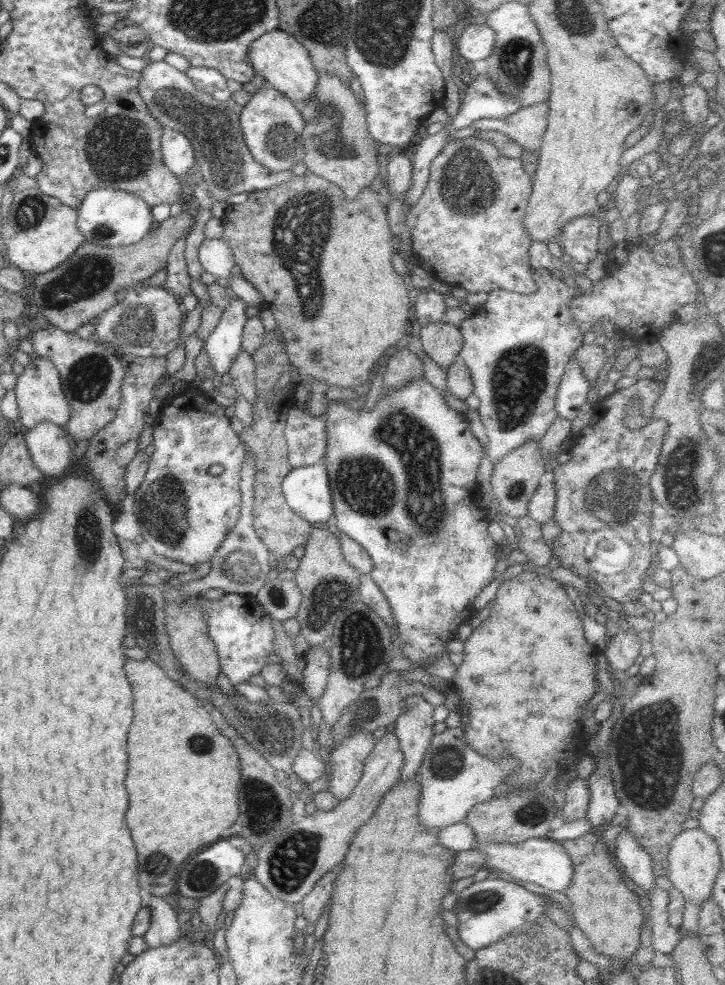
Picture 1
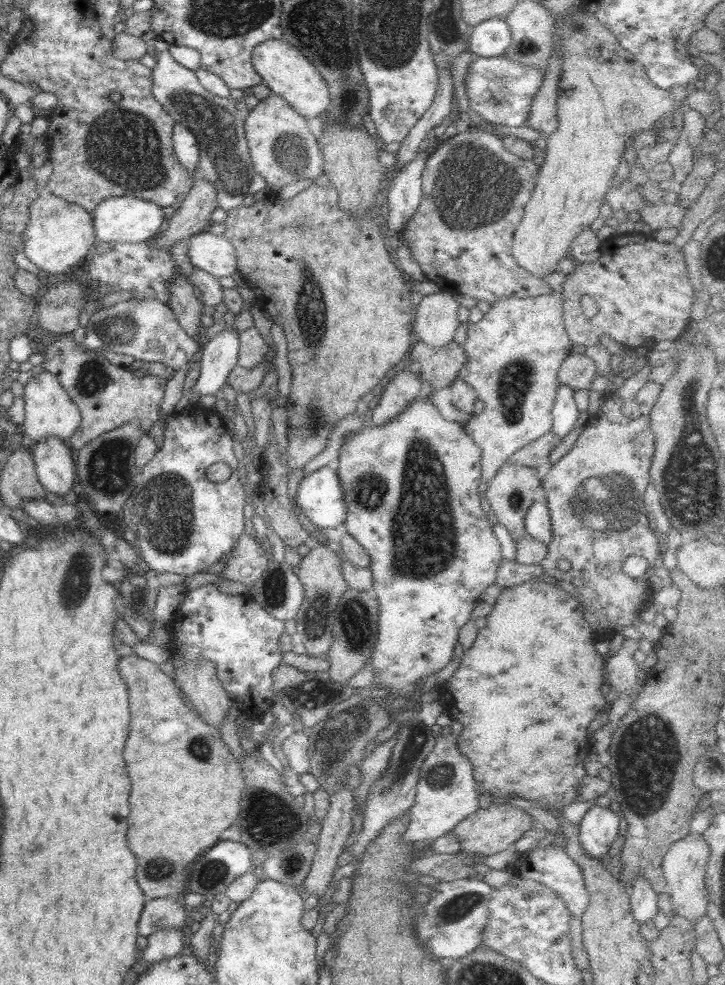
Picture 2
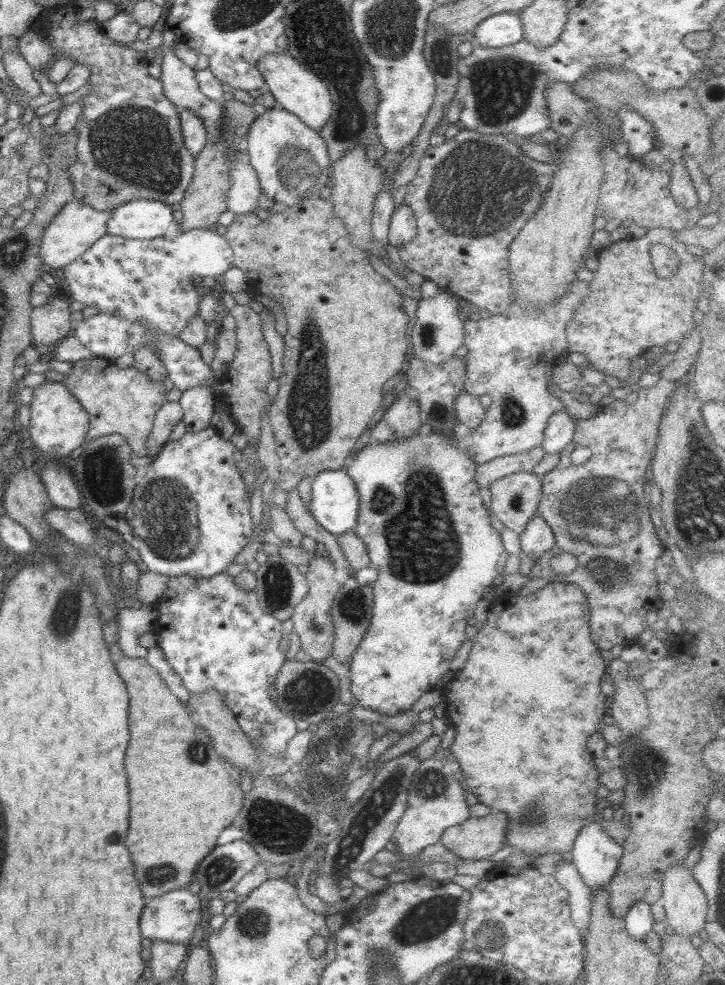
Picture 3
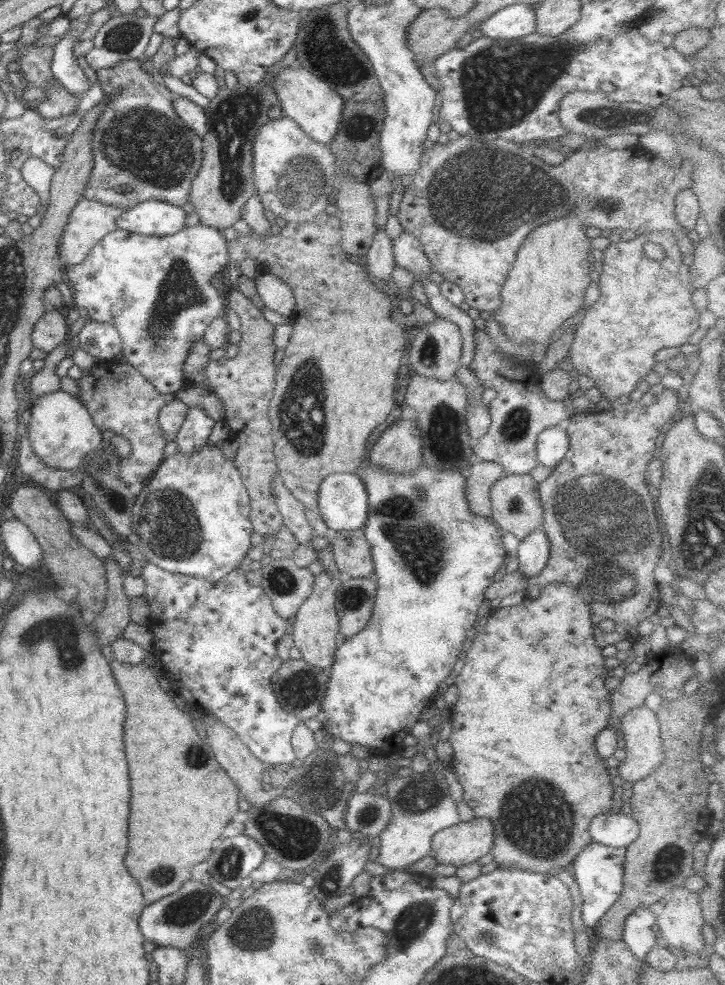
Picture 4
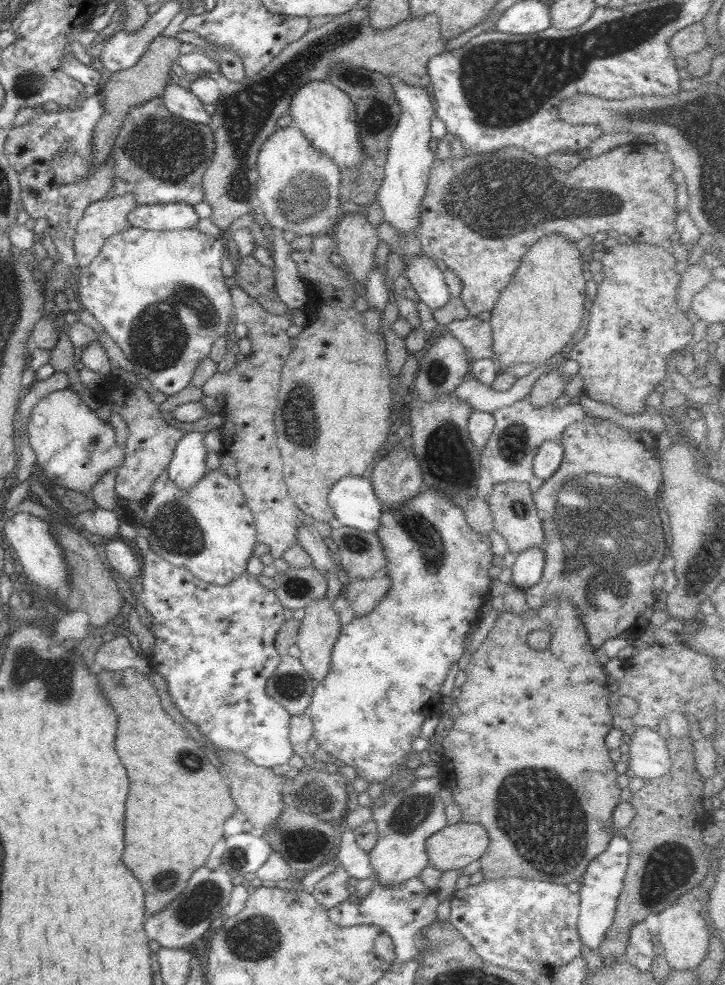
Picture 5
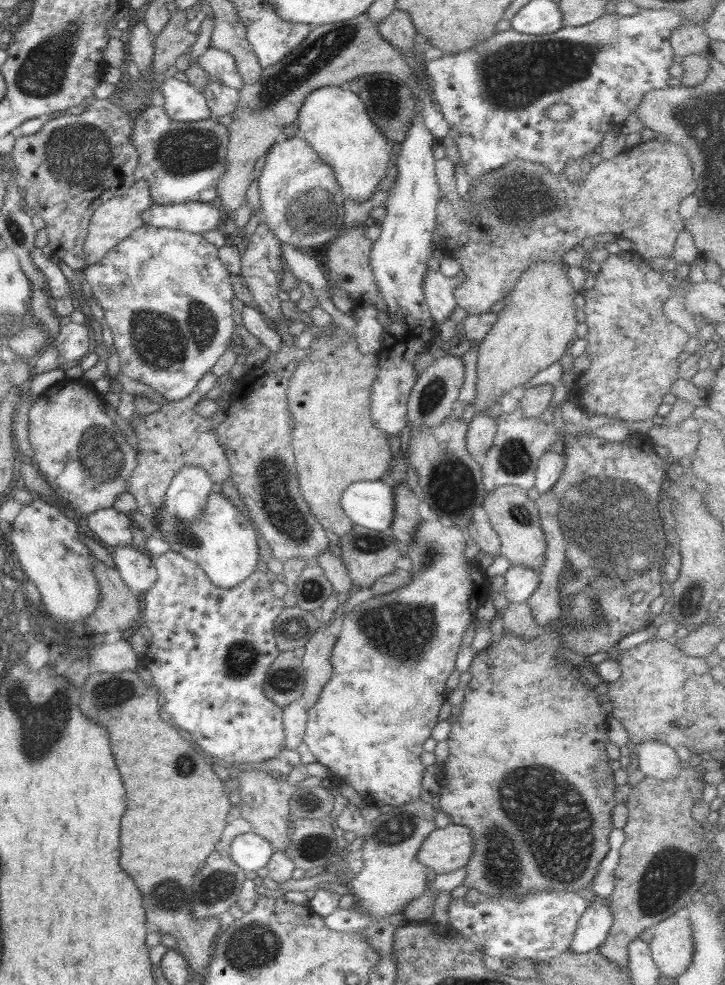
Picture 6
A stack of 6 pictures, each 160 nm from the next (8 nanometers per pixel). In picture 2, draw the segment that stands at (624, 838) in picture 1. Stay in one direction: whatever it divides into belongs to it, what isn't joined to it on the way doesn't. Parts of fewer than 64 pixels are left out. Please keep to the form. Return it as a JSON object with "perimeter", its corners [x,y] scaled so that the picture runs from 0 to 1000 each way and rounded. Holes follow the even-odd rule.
{"perimeter":[[[877,888],[866,907],[874,932],[883,939],[899,936],[909,925],[909,910],[888,890]]]}

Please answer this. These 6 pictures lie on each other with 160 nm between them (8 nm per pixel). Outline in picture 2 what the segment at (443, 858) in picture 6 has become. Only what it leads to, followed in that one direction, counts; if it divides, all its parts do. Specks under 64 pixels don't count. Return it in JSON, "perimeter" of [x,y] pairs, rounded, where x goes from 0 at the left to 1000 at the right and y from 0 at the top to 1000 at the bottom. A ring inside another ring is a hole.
{"perimeter":[[[687,814],[674,819],[661,820],[648,828],[633,835],[623,843],[623,847],[632,850],[636,865],[641,867],[665,867],[668,870],[687,867],[706,861],[713,853],[723,849],[724,845],[734,843],[738,838],[734,828],[728,824],[694,814]]]}

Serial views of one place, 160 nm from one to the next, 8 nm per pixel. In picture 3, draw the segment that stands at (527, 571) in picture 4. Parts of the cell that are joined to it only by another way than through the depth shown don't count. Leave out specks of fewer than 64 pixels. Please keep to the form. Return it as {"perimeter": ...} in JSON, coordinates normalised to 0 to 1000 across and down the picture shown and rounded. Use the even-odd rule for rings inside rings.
{"perimeter":[[[742,522],[731,527],[724,539],[716,542],[719,560],[742,569],[766,554],[766,544],[756,531]]]}

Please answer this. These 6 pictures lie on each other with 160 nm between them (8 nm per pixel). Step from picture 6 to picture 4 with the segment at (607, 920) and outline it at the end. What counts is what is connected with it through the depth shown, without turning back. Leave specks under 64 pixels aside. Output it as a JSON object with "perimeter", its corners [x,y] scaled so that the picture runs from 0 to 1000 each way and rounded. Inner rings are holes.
{"perimeter":[[[817,854],[803,863],[800,869],[794,869],[788,887],[797,897],[797,907],[804,914],[801,920],[801,932],[807,936],[811,945],[819,947],[825,941],[829,930],[833,930],[848,914],[852,914],[859,903],[859,877],[863,870],[863,861],[844,861],[826,855]]]}

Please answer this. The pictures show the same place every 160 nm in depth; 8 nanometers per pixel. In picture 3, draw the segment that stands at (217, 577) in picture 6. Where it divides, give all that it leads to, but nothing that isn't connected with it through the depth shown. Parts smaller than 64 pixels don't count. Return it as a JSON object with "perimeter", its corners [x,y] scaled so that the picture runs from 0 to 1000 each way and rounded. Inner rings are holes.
{"perimeter":[[[284,434],[257,439],[248,446],[232,448],[214,459],[201,481],[190,489],[190,495],[185,496],[172,526],[182,535],[189,552],[194,554],[192,562],[197,579],[233,587],[250,584],[291,587],[310,582],[328,561],[334,560],[334,555],[345,550],[349,543],[345,507],[334,479],[320,465],[323,456],[317,447],[305,444],[302,437]]]}

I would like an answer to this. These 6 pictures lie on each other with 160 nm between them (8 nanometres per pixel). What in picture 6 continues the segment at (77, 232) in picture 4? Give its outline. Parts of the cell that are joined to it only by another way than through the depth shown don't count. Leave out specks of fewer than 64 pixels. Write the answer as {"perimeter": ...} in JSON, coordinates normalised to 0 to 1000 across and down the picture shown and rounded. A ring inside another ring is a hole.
{"perimeter":[[[200,183],[186,184],[174,197],[153,201],[142,205],[127,217],[121,240],[117,242],[117,265],[121,269],[137,267],[143,262],[145,256],[157,252],[170,242],[186,236],[193,229],[199,229],[194,217],[197,213],[212,207],[207,199],[204,186]]]}

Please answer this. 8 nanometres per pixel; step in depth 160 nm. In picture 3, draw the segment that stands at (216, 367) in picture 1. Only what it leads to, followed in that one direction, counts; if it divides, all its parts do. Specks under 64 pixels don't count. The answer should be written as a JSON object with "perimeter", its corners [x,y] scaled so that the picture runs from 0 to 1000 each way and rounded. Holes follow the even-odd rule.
{"perimeter":[[[290,391],[272,392],[250,397],[247,407],[258,439],[270,439],[290,434],[298,403],[295,392]]]}

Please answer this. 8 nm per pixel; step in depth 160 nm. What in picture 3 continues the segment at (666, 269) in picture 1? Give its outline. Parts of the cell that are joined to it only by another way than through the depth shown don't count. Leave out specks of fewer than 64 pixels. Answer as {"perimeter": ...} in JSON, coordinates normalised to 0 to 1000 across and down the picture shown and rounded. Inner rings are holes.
{"perimeter":[[[894,232],[891,239],[886,240],[884,242],[863,242],[852,246],[846,246],[840,248],[836,252],[832,252],[829,255],[823,256],[823,264],[825,264],[825,272],[818,276],[818,284],[812,286],[812,297],[810,302],[803,304],[803,307],[794,312],[792,316],[792,321],[789,321],[788,325],[783,326],[781,330],[779,338],[782,339],[782,346],[783,346],[783,357],[801,357],[803,359],[808,360],[808,363],[812,365],[814,373],[818,376],[830,378],[834,382],[850,382],[857,389],[857,393],[862,392],[873,392],[869,386],[866,386],[866,382],[869,382],[870,370],[874,368],[874,363],[879,361],[886,361],[886,358],[897,353],[897,351],[914,351],[917,352],[919,349],[924,347],[935,347],[938,348],[941,344],[946,342],[954,342],[956,340],[956,329],[957,329],[957,315],[961,313],[961,307],[970,298],[970,274],[971,274],[971,267],[968,260],[957,259],[949,256],[946,253],[946,248],[932,244],[930,240],[930,235],[923,232]],[[901,248],[916,248],[916,250],[923,250],[935,258],[937,260],[937,270],[938,274],[935,274],[935,278],[930,278],[927,282],[921,282],[921,284],[913,284],[913,282],[908,282],[905,276],[902,275],[902,271],[899,270],[899,266],[897,265],[897,251]]]}

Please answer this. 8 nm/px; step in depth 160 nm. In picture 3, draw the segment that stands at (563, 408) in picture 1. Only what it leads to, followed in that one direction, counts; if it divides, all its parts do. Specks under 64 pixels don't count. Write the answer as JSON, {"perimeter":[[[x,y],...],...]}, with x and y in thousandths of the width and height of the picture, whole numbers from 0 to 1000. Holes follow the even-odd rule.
{"perimeter":[[[781,416],[766,418],[757,425],[750,436],[746,452],[752,461],[774,460],[790,446],[793,440],[792,425]]]}

